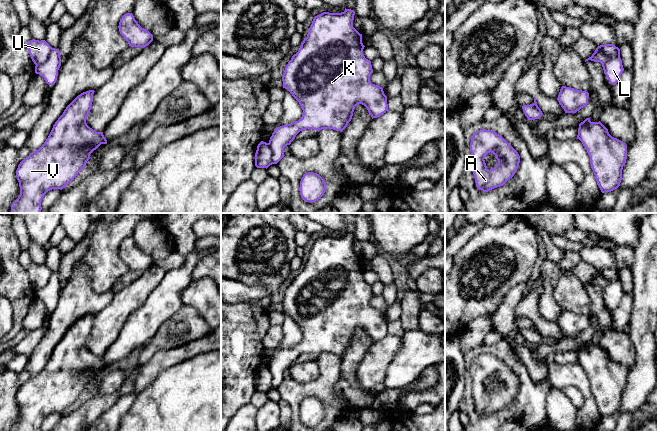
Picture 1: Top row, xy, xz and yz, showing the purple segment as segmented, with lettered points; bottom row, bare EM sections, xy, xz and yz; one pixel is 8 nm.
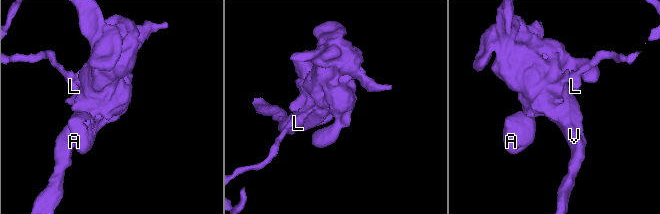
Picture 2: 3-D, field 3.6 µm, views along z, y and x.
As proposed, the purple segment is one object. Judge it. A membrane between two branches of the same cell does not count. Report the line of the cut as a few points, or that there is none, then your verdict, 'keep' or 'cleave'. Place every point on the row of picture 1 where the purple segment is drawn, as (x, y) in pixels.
cut in xy along (53, 48), (49, 56), (42, 63), (36, 65); cleave

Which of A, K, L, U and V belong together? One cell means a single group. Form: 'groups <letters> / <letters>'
groups A K L V / U

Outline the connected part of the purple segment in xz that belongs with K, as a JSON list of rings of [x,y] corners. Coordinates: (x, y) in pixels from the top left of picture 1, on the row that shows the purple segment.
[[[346,9],[341,13],[323,12],[314,17],[307,37],[285,67],[282,81],[299,102],[303,113],[295,122],[277,127],[269,140],[272,150],[271,165],[277,164],[285,155],[284,148],[290,145],[302,130],[333,129],[342,132],[351,121],[355,107],[364,105],[372,119],[388,111],[387,96],[383,88],[372,84],[371,61],[363,54],[362,34],[353,27],[355,11]]]

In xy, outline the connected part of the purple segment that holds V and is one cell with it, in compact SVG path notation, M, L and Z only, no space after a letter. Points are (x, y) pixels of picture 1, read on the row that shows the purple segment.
M94 90L78 95L53 125L44 144L20 162L16 170L20 195L11 205L11 213L41 213L41 201L52 189L62 190L85 167L90 154L101 144L107 144L103 132L90 128L86 119L92 108Z

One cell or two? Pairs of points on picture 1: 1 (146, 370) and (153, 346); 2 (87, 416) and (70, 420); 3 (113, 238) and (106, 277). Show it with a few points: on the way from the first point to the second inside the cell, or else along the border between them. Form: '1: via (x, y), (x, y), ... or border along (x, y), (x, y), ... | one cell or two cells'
1: border along (170, 349), (157, 351), (141, 365) | two cells
2: via (83, 417), (80, 420), (74, 420) | one cell
3: via (106, 248), (106, 267) | one cell

